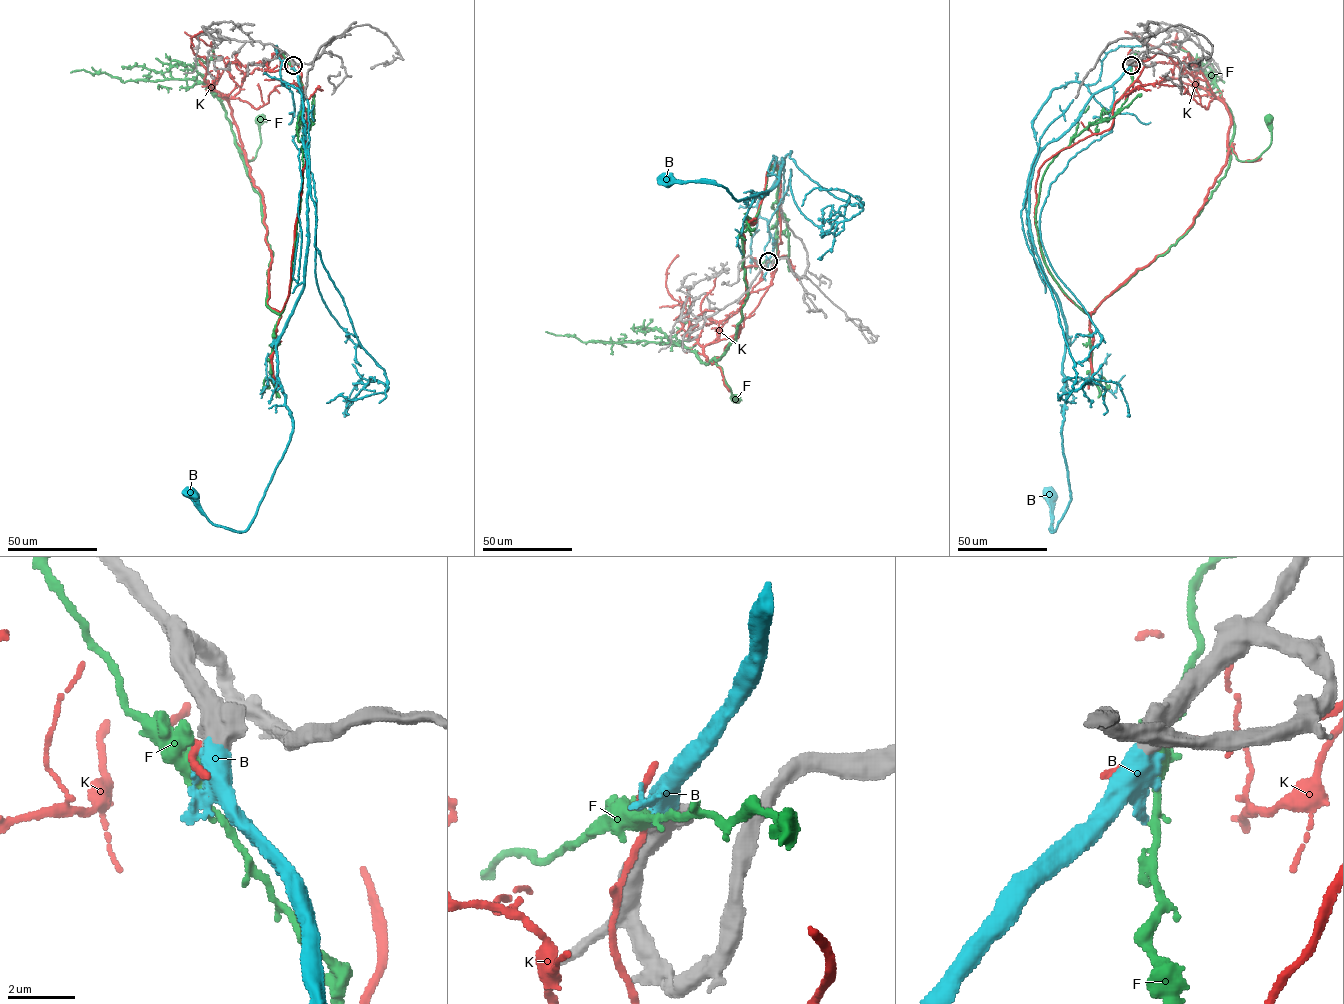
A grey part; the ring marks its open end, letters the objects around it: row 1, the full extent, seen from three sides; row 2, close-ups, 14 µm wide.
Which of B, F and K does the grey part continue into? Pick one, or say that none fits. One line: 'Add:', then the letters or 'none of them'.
Add: B

